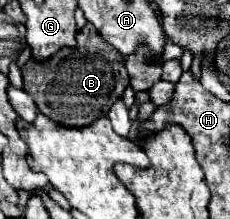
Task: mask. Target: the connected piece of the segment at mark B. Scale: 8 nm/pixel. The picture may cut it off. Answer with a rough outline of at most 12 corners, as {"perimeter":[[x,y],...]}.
{"perimeter":[[91,22],[31,58],[23,88],[61,126],[89,126],[129,84]]}

